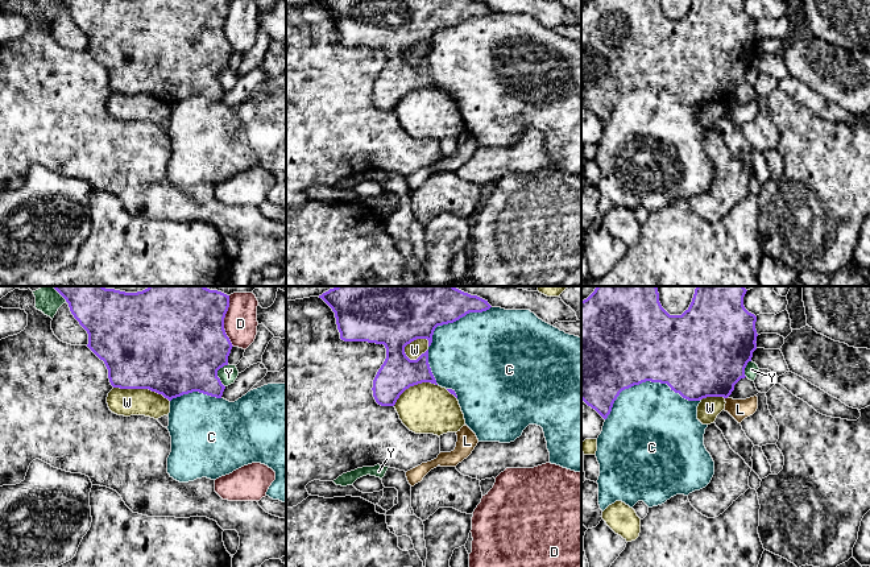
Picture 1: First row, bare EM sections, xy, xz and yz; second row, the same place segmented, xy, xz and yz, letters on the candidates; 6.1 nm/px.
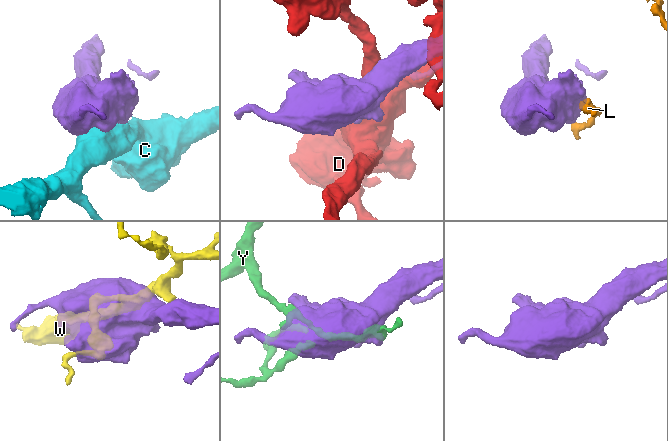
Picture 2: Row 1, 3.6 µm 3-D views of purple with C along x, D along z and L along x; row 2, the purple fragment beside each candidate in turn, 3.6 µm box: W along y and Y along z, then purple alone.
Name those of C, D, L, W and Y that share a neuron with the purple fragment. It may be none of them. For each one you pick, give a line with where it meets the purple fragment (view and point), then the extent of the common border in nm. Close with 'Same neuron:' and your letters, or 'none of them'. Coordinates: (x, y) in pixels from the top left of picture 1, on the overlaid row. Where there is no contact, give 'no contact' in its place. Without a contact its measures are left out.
Same neuron: none of them

